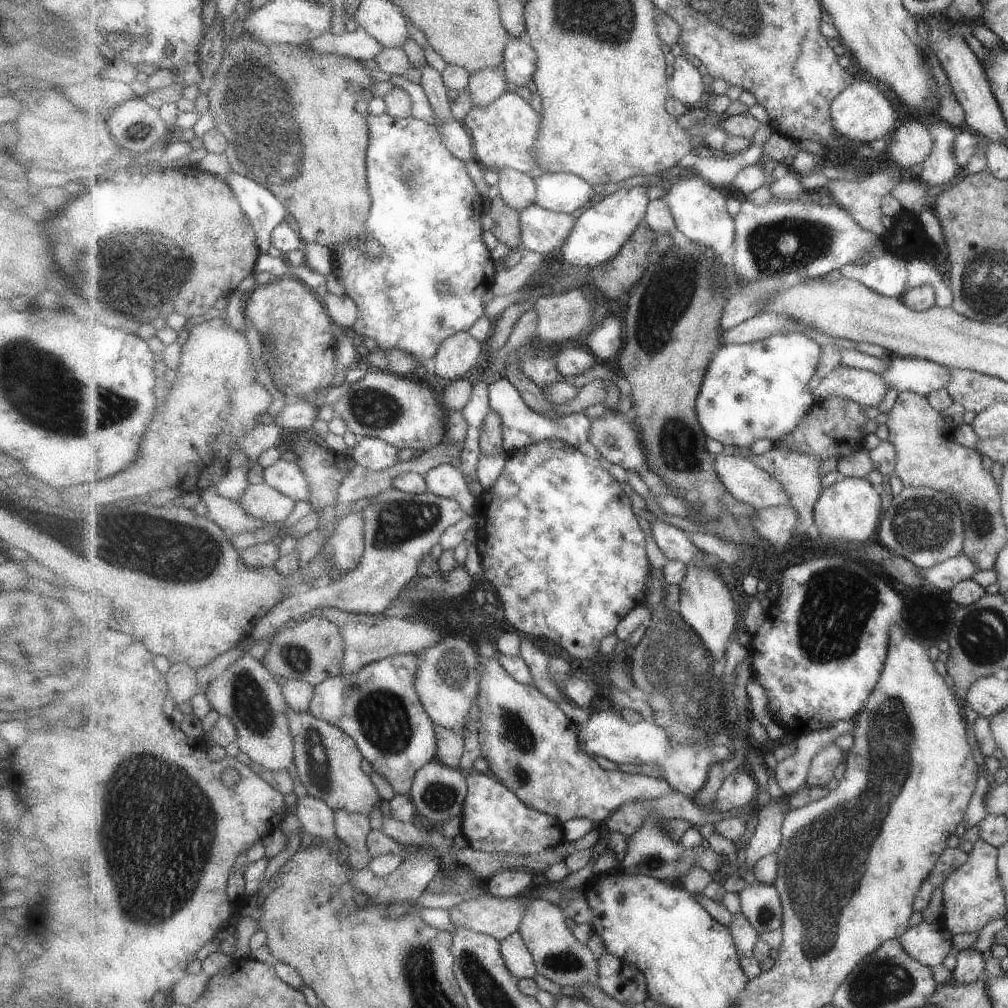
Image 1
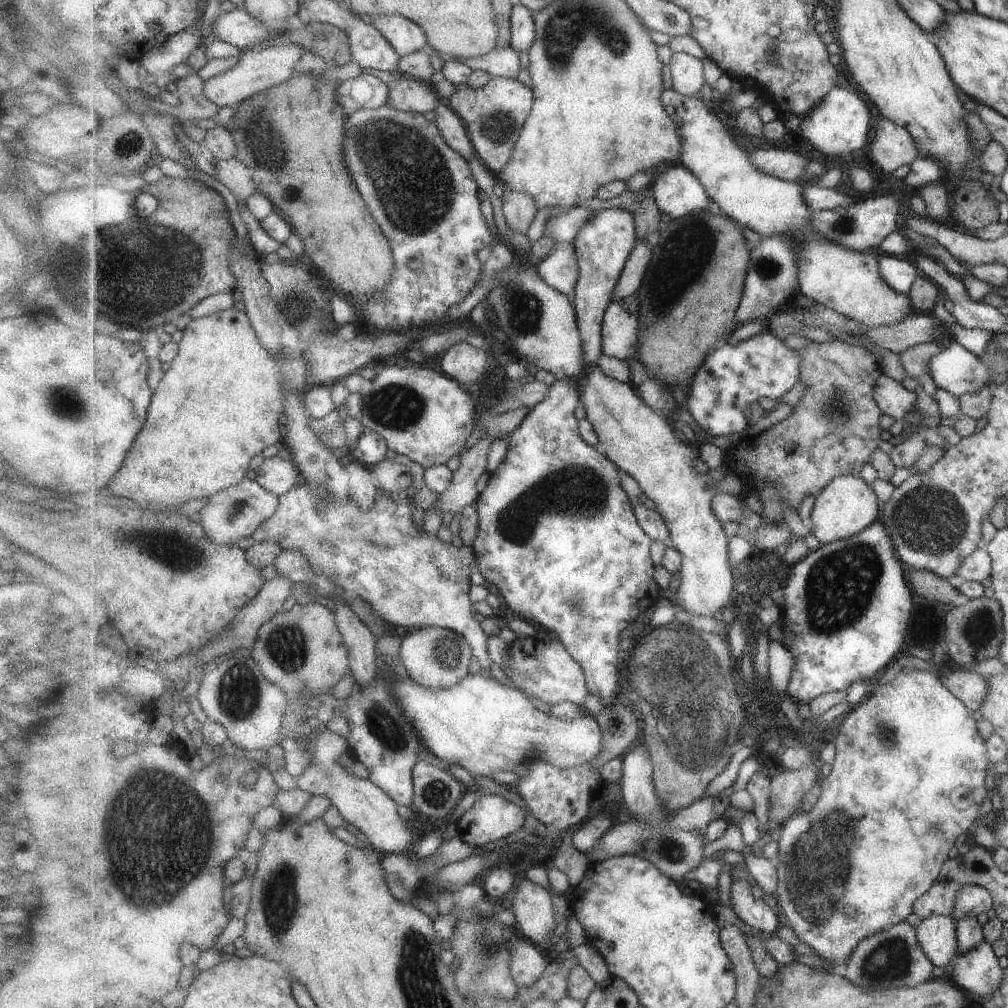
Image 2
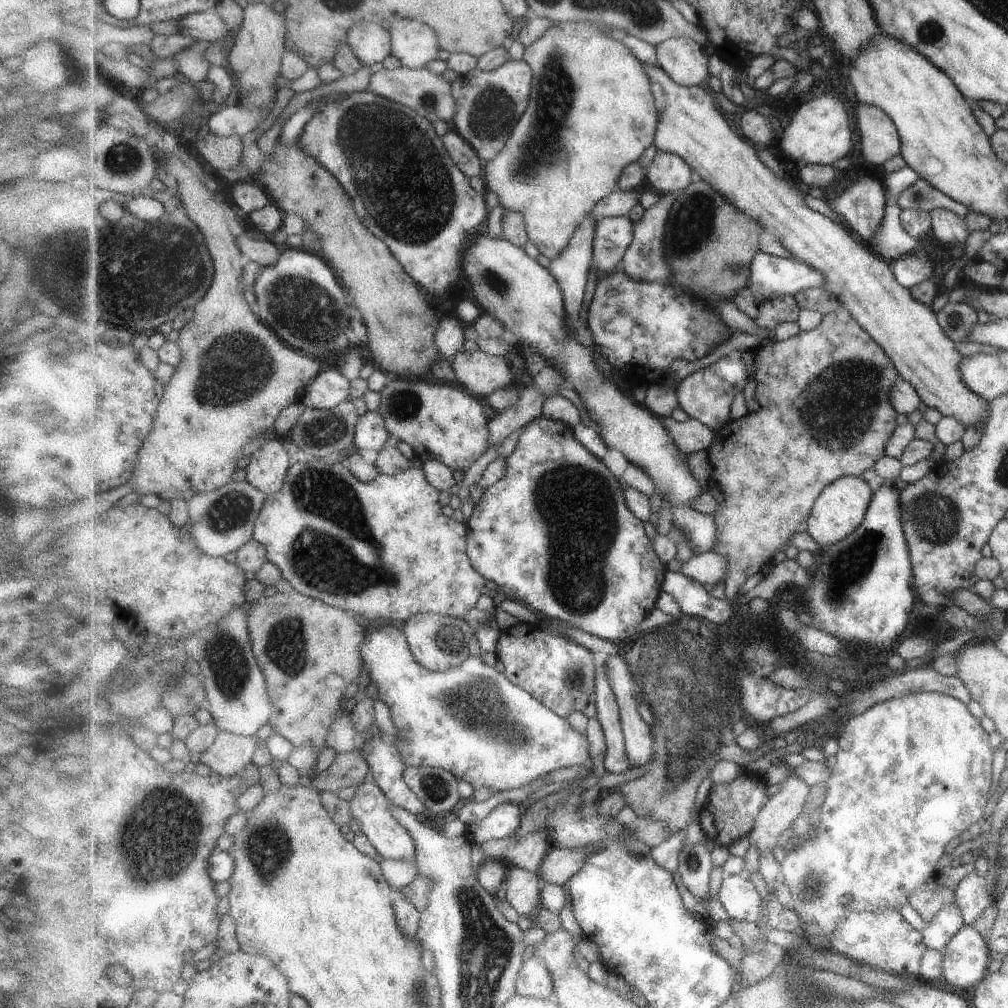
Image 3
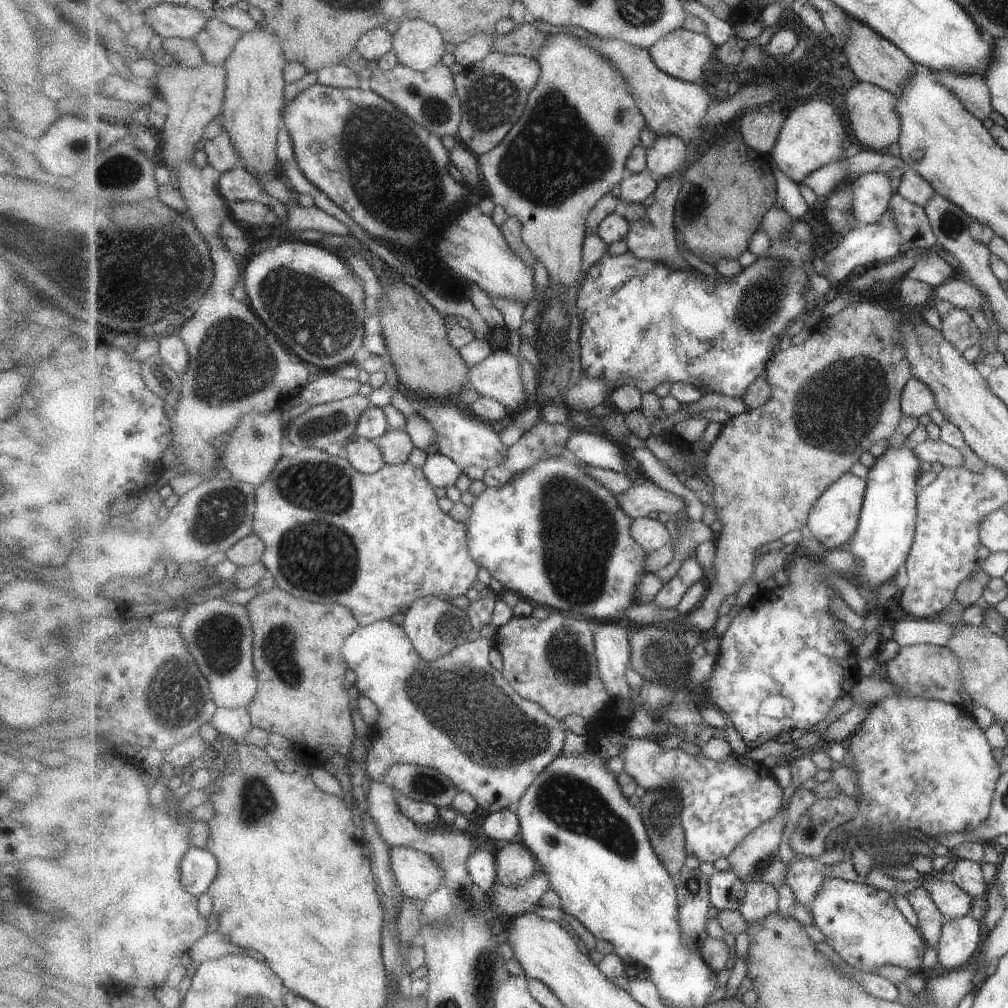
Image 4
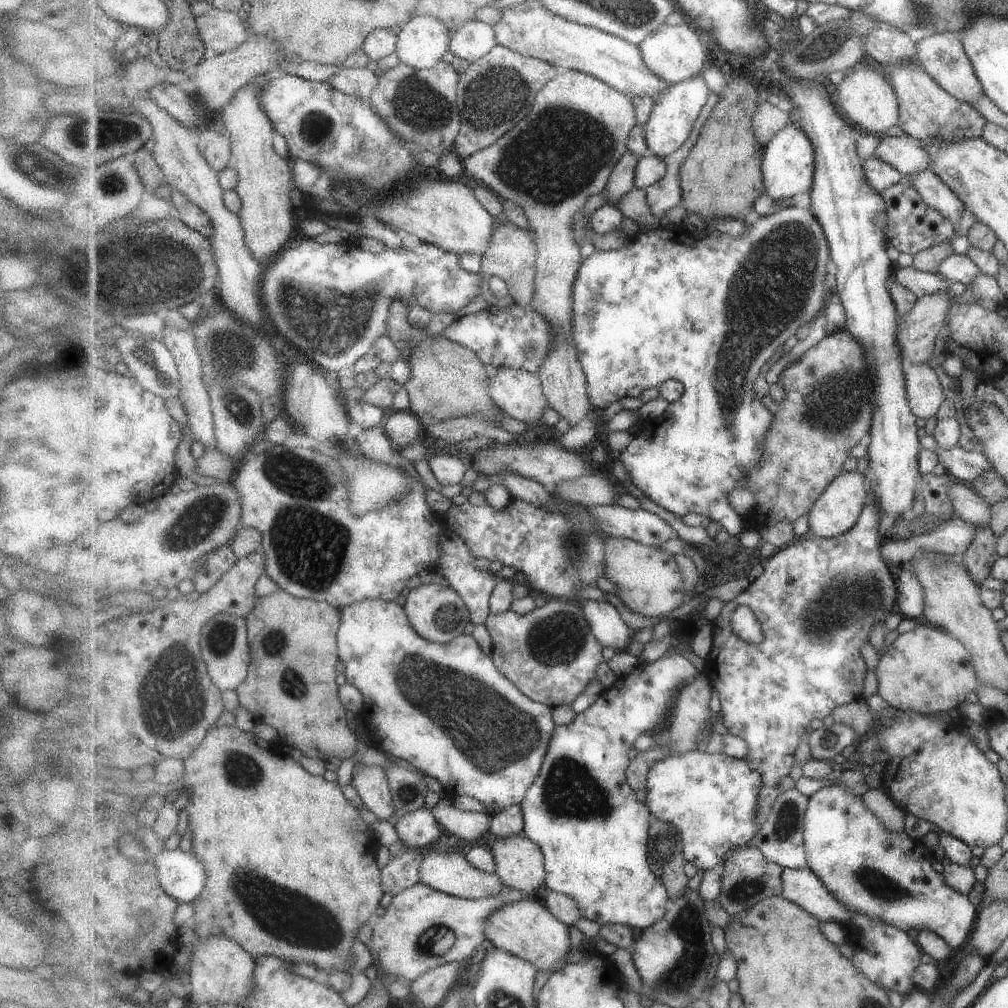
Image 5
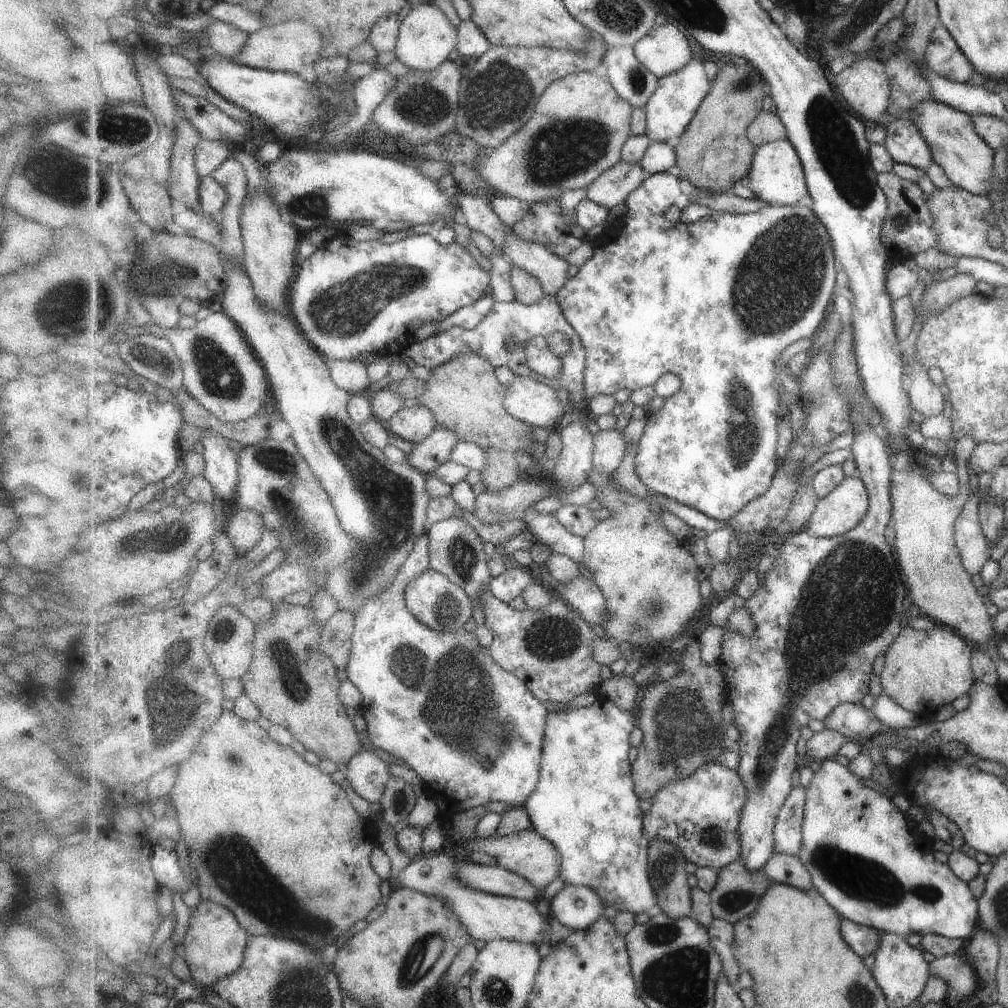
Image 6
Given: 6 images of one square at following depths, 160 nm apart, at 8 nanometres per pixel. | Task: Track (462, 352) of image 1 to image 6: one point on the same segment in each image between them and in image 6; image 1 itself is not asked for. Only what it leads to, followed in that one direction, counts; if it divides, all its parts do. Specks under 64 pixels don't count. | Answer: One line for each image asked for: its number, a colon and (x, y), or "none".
2: (463, 362)
3: (480, 373)
4: (498, 377)
5: (519, 393)
6: (537, 404)

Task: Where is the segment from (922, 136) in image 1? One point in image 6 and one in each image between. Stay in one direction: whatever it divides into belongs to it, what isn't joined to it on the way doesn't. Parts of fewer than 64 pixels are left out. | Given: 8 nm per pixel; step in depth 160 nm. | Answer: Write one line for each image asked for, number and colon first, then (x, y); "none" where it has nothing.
2: (893, 145)
3: (880, 138)
4: (873, 113)
5: (869, 100)
6: (865, 85)

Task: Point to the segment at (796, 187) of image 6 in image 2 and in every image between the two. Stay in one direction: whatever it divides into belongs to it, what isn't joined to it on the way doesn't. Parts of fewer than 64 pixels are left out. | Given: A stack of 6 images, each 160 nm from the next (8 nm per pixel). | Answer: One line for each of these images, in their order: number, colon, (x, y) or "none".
2: (841, 124)
3: (820, 132)
4: (812, 137)
5: (788, 165)

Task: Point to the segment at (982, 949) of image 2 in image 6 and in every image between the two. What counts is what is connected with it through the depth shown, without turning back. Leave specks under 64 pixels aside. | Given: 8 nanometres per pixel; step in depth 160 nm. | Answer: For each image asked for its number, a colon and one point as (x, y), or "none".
3: (966, 962)
4: (960, 941)
5: (871, 869)
6: (867, 858)

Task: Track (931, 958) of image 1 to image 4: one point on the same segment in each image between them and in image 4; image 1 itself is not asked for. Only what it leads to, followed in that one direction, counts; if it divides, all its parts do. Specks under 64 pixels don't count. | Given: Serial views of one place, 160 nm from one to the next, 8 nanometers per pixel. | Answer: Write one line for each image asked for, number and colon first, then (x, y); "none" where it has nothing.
2: (938, 935)
3: (936, 933)
4: (953, 901)

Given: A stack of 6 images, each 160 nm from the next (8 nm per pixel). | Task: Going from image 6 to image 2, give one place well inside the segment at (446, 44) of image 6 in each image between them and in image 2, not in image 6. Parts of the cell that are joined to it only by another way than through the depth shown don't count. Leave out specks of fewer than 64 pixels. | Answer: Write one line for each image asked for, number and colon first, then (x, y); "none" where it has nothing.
2: (406, 36)
3: (414, 43)
4: (418, 44)
5: (421, 43)

